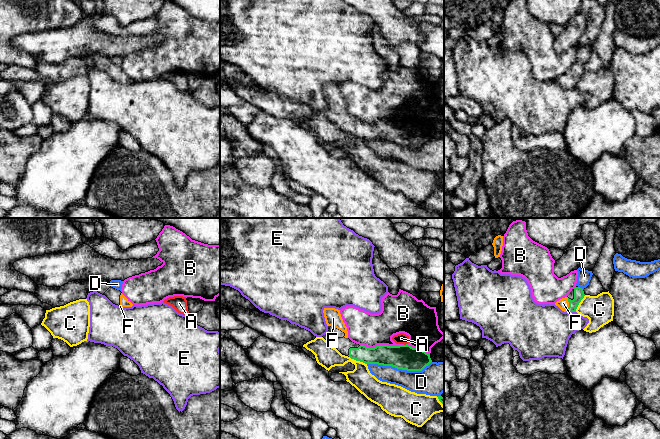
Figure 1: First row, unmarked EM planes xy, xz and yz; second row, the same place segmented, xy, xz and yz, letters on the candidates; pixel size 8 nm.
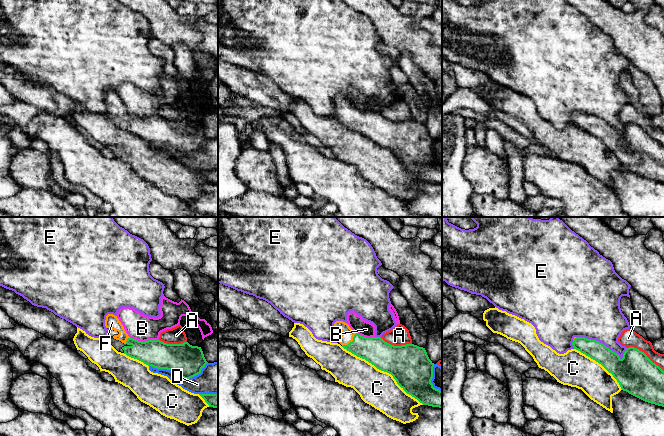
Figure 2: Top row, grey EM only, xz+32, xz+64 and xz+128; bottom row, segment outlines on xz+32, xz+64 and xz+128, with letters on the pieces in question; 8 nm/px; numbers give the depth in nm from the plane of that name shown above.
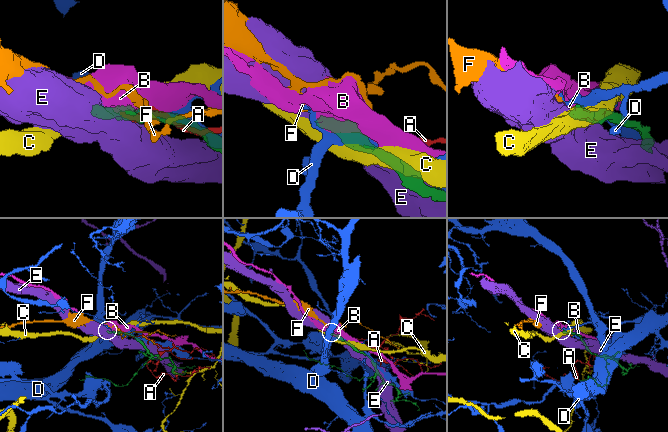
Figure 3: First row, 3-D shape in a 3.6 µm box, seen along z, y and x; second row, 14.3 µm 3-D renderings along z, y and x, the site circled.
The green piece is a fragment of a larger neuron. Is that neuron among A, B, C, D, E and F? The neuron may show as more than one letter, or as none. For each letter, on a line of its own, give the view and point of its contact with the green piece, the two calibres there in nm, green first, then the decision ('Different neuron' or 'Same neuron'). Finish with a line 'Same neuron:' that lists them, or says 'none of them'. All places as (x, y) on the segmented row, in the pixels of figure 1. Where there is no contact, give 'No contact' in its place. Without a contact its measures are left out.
A: Touches green at xz (406, 344). Thickness 200 nm (green) against 90 nm. Different neuron
B: Touches green at xz (382, 345). Thickness 200 nm (green) against 260 nm. Different neuron
C: Touches green at xz (358, 360). Thickness 170 nm (green) against 180 nm. Different neuron
D: Touches green at xz (399, 368). Thickness 200 nm (green) against 200 nm. Different neuron
E: Touches green at yz (571, 312). Thickness 80 nm (green) against 400 nm. Different neuron
F: Touches green at yz (569, 305). Thickness 80 nm (green) against 90 nm. Same neuron
Same neuron: F

